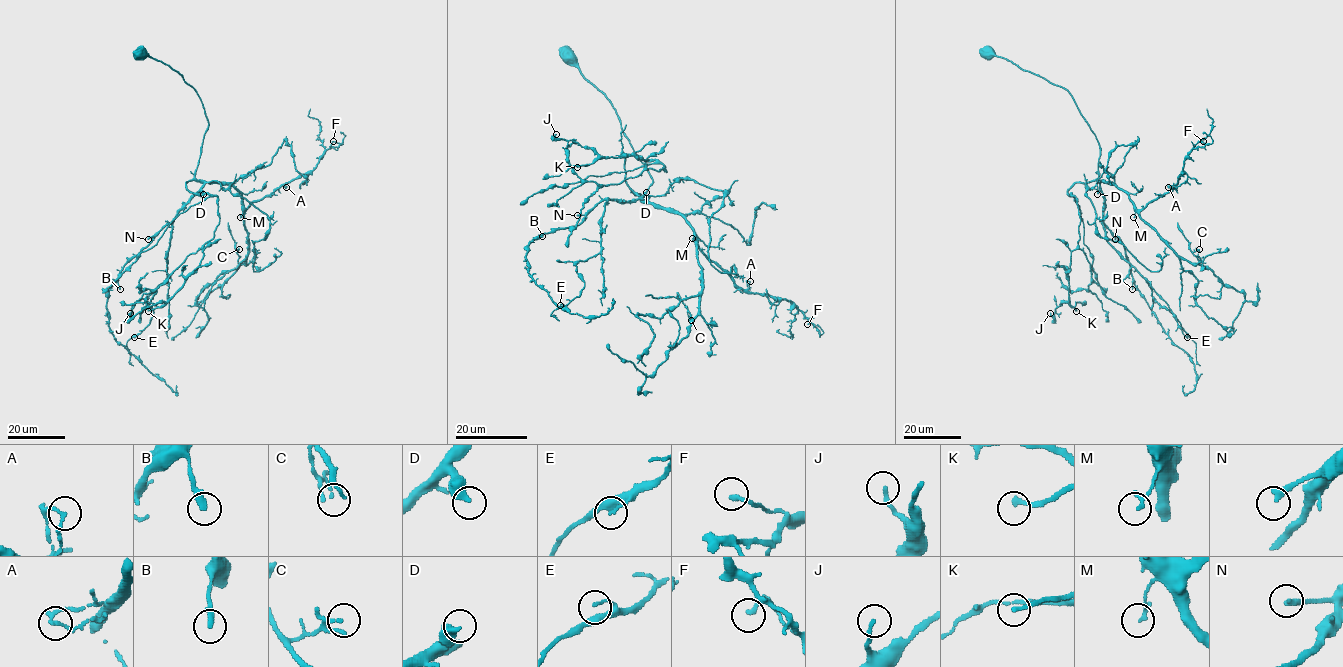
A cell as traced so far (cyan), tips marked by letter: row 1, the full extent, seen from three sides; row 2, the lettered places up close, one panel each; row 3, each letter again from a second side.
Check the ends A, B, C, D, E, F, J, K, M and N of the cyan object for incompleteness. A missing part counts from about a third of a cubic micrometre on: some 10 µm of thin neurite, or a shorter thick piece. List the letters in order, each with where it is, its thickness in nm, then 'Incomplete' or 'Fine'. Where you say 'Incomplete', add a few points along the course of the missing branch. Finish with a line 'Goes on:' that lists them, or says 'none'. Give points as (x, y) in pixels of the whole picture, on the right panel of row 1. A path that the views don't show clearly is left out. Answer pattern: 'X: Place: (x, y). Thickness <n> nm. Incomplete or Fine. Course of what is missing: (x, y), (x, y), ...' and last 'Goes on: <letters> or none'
A: Place: (1168, 187). Thickness 120 nm. Fine
B: Place: (1132, 289). Thickness 320 nm. Fine
C: Place: (1199, 249). Thickness 80 nm. Fine
D: Place: (1097, 194). Thickness 440 nm. Fine
E: Place: (1187, 337). Thickness 110 nm. Fine
F: Place: (1203, 141). Thickness 180 nm. Fine
J: Place: (1050, 313). Thickness 160 nm. Fine
K: Place: (1076, 311). Thickness 220 nm. Fine
M: Place: (1133, 217). Thickness 170 nm. Fine
N: Place: (1115, 239). Thickness 280 nm. Incomplete. Course of what is missing: (1115, 239), (1116, 267)
Goes on: N

